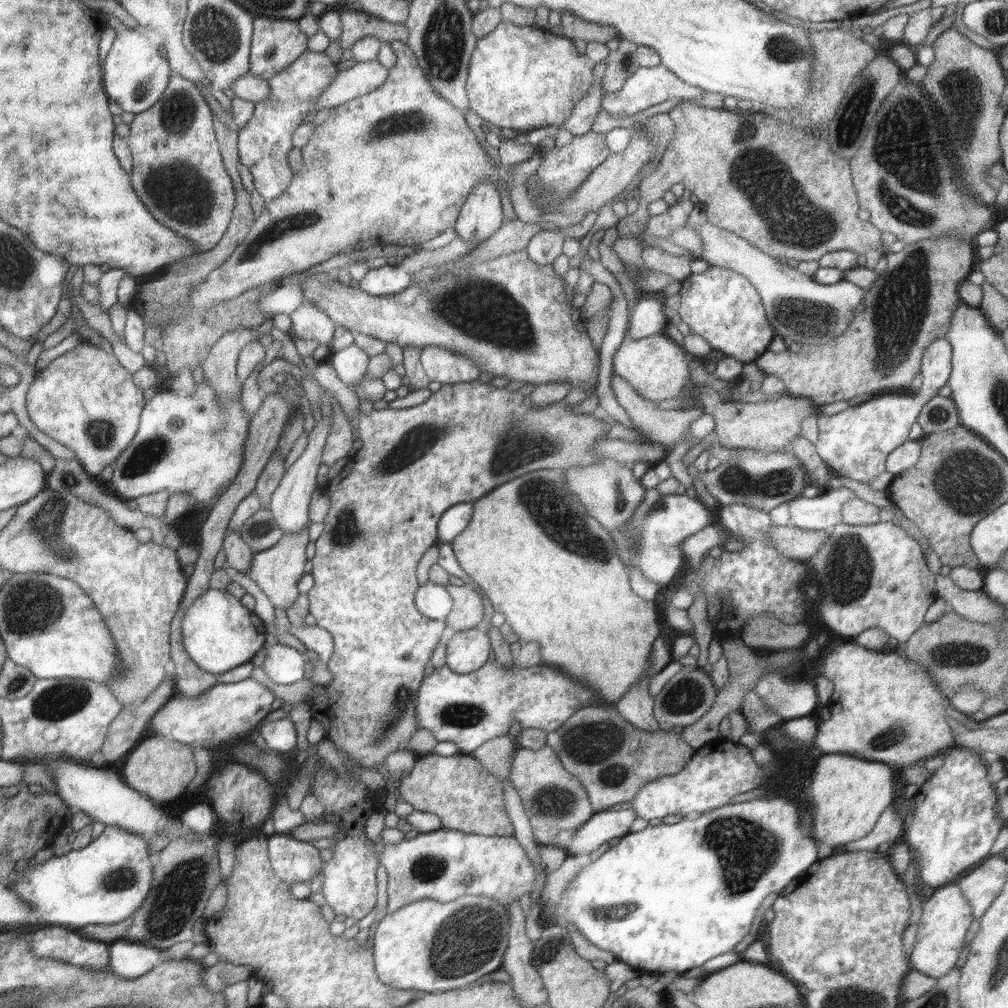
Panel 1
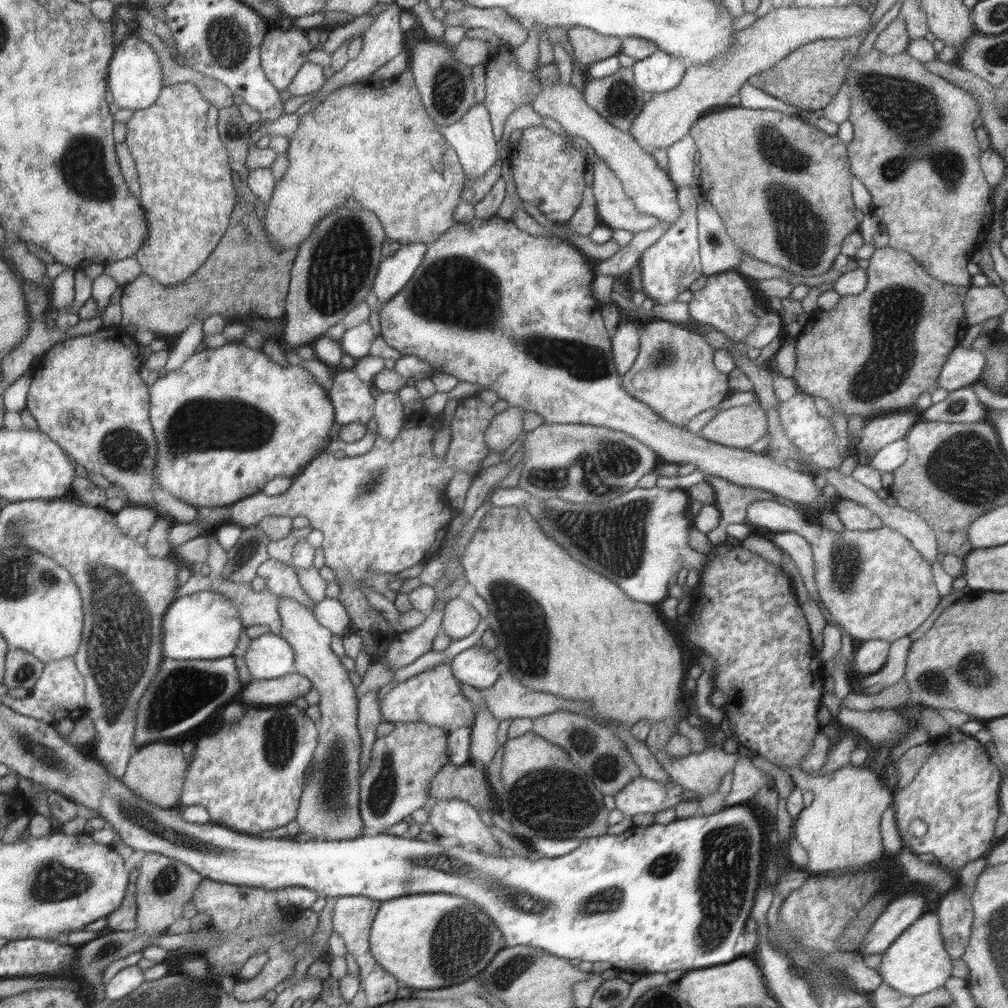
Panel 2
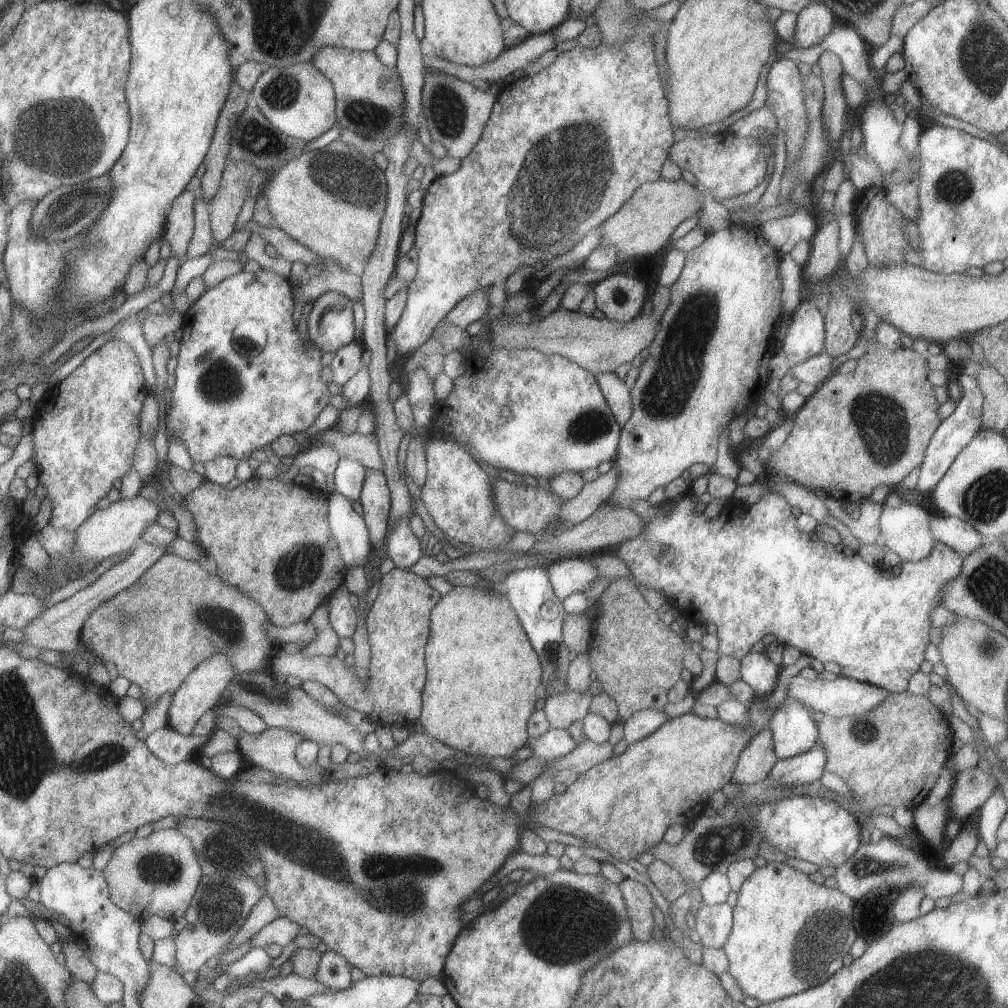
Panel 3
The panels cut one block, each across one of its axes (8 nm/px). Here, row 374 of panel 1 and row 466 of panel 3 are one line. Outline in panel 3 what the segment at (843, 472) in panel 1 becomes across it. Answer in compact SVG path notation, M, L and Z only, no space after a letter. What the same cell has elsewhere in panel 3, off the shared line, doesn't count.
M959 373L957 382L961 390L961 399L954 412L948 418L941 420L927 446L917 487L915 488L924 497L929 496L936 483L940 482L940 479L946 474L949 466L952 466L957 454L976 436L976 433L983 426L983 392L980 390L977 379L972 375Z

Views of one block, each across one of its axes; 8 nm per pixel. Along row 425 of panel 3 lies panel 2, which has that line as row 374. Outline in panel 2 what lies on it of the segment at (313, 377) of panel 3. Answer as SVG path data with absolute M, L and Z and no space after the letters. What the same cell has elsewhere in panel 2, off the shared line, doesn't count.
M243 340L230 341L215 349L202 347L197 350L184 362L184 365L149 386L149 415L157 443L157 464L154 474L157 486L170 492L177 500L195 508L226 507L260 493L270 480L278 476L300 475L318 454L325 451L331 442L330 432L335 423L334 405L330 400L330 395L322 389L322 385L316 382L317 378L301 365L281 366L272 361L262 349L252 349Z

